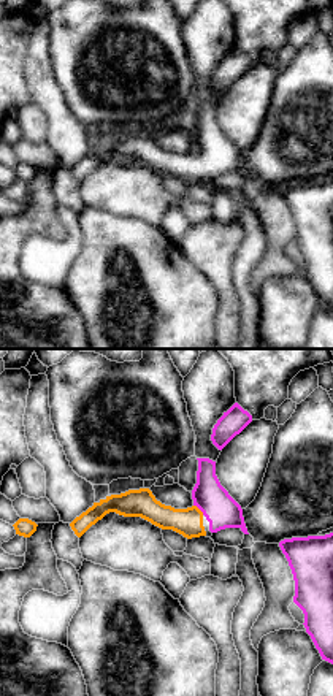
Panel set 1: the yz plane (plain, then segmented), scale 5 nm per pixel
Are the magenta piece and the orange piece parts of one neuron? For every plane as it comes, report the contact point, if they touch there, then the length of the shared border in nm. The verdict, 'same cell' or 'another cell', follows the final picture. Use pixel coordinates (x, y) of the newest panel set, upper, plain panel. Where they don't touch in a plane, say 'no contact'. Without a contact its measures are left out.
meets magenta at (199, 152); contact 80 nm long

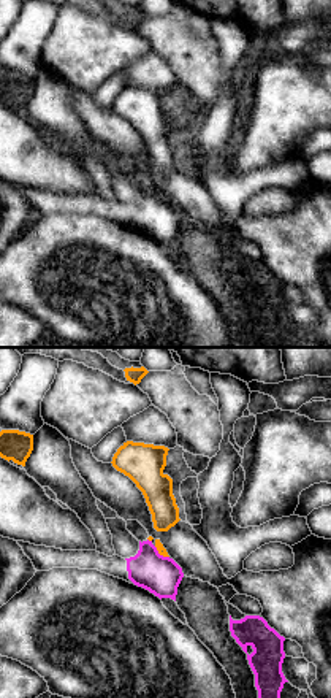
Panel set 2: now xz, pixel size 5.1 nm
meets magenta at (159, 199); contact 100 nm long

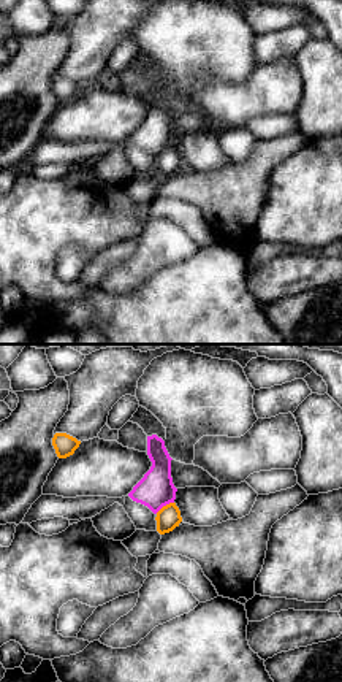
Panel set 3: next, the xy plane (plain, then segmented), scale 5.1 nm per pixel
meets magenta at (163, 149); contact 110 nm long

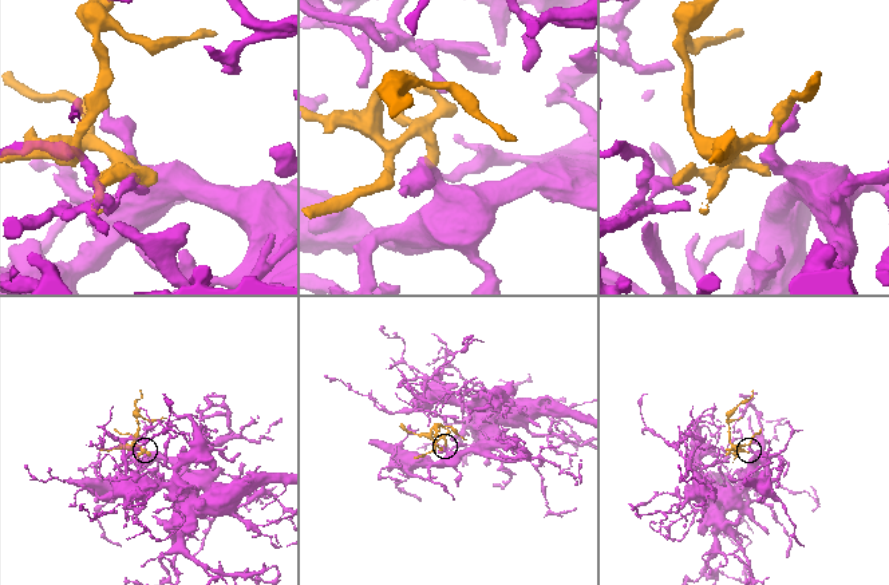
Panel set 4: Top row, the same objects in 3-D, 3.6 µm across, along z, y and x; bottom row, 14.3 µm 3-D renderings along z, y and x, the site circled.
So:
same cell

